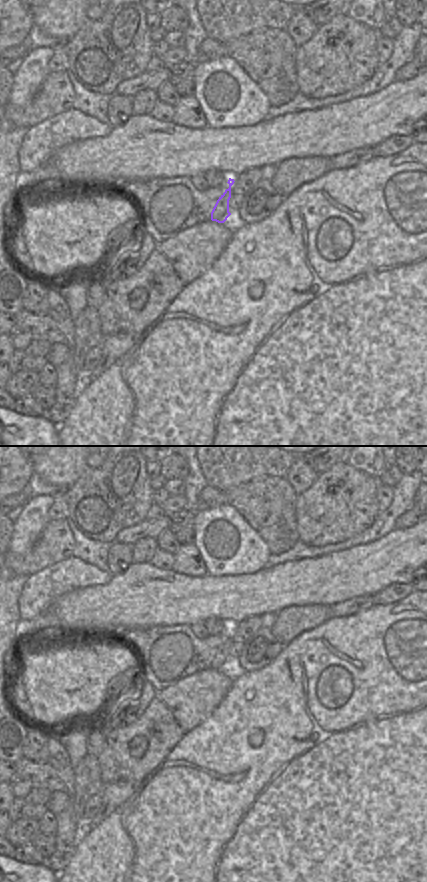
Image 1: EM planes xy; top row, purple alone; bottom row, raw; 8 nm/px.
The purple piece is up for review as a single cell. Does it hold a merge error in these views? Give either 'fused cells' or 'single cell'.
single cell

